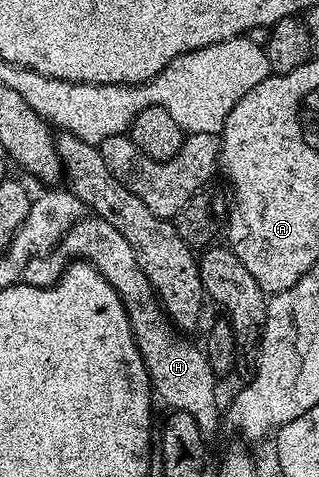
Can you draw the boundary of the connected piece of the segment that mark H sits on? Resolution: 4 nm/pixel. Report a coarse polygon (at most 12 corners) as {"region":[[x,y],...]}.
{"region":[[100,215],[72,223],[21,273],[52,287],[72,261],[117,289],[154,394],[221,427],[207,352],[175,335],[129,241]]}

